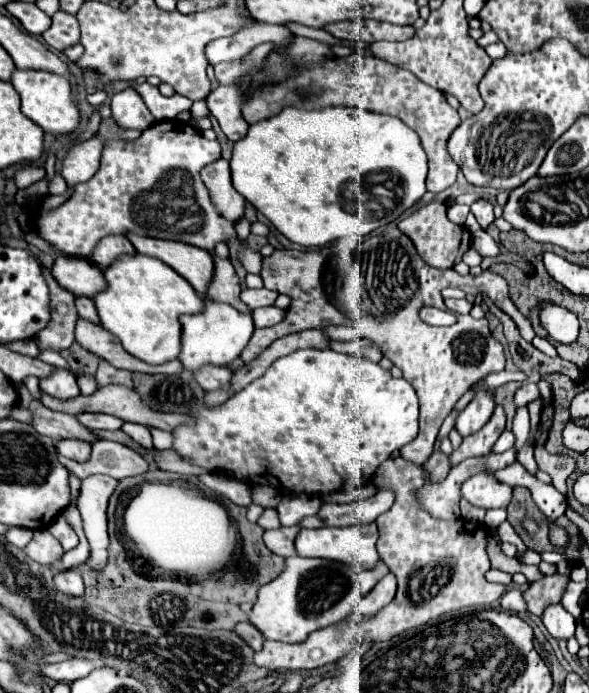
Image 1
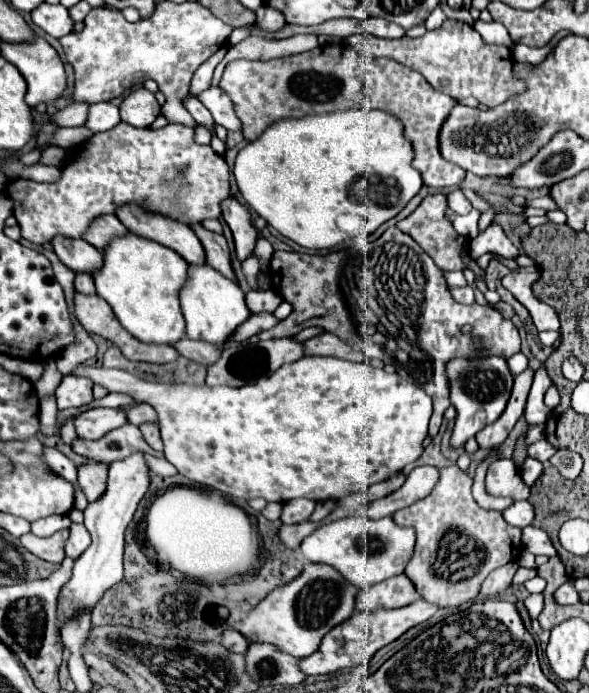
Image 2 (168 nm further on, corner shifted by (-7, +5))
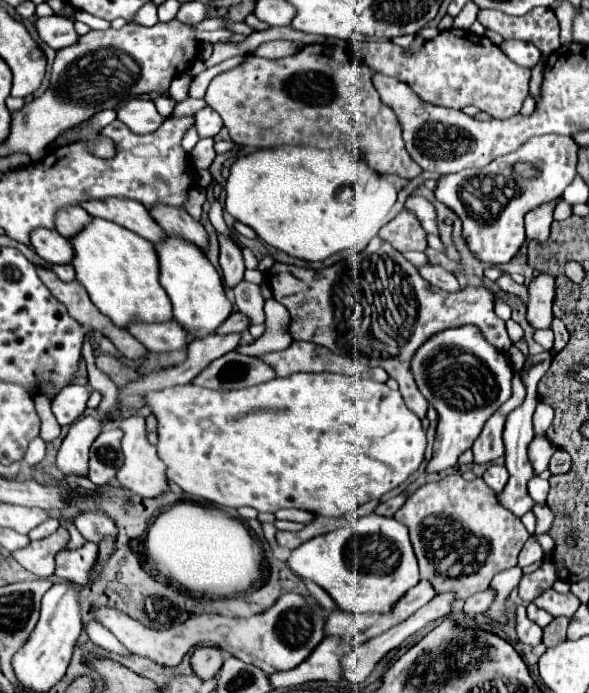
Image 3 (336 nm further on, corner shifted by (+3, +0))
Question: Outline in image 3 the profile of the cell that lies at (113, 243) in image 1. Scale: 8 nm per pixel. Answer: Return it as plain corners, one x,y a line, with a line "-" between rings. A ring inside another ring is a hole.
62,208
60,216
56,216
56,232
64,238
72,240
76,234
80,234
88,224
92,222
92,216
84,208

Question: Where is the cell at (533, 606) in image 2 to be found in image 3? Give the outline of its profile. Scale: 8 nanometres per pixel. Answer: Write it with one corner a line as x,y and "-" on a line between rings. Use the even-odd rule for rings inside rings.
524,605
518,606
516,616
514,616
514,622
516,622
518,638
520,638
524,644
540,644
542,628
536,626
536,624
526,616
526,607

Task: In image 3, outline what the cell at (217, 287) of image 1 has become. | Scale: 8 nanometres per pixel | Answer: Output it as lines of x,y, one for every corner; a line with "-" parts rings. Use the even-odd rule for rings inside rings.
150,208
152,218
164,228
170,236
180,236
192,244
196,244
202,252
208,252
208,232
200,222
196,222
186,210
180,208

